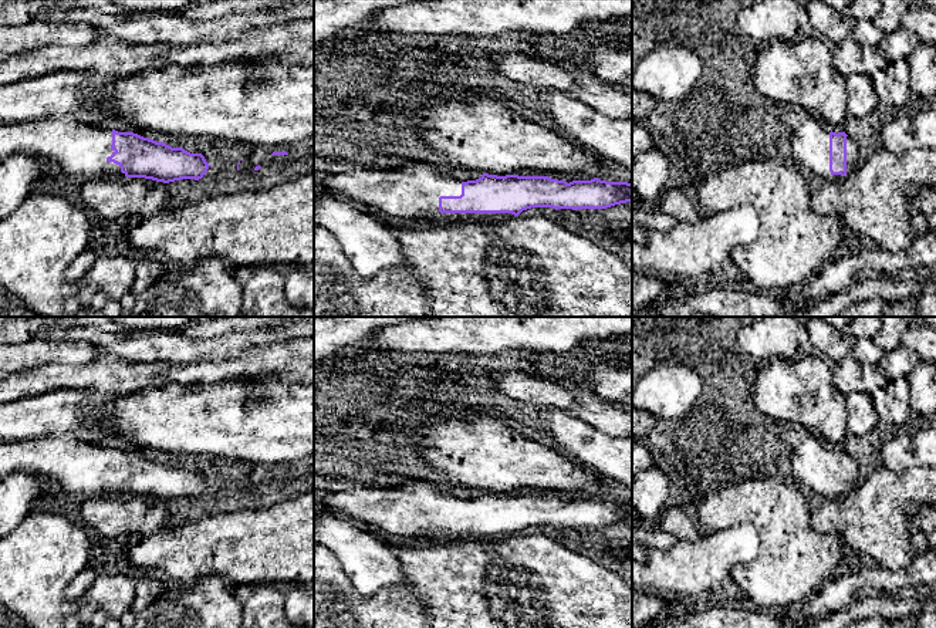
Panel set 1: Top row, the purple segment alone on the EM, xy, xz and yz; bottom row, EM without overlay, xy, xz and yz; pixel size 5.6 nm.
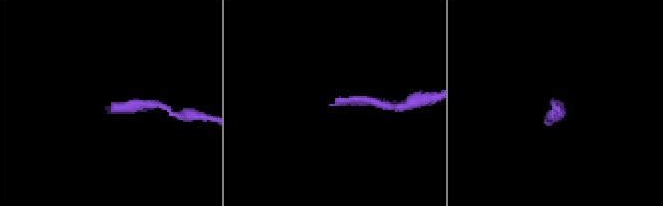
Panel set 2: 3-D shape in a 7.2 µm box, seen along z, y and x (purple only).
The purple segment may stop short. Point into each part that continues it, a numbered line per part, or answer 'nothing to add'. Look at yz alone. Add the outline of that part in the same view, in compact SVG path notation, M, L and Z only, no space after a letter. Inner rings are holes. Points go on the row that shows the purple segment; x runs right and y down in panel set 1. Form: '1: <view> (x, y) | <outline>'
1: yz (810, 145) | M807 117L794 131L791 138L791 159L800 168L808 168L825 180L841 179L841 175L829 172L829 132L841 132L838 128L827 129L812 117Z

